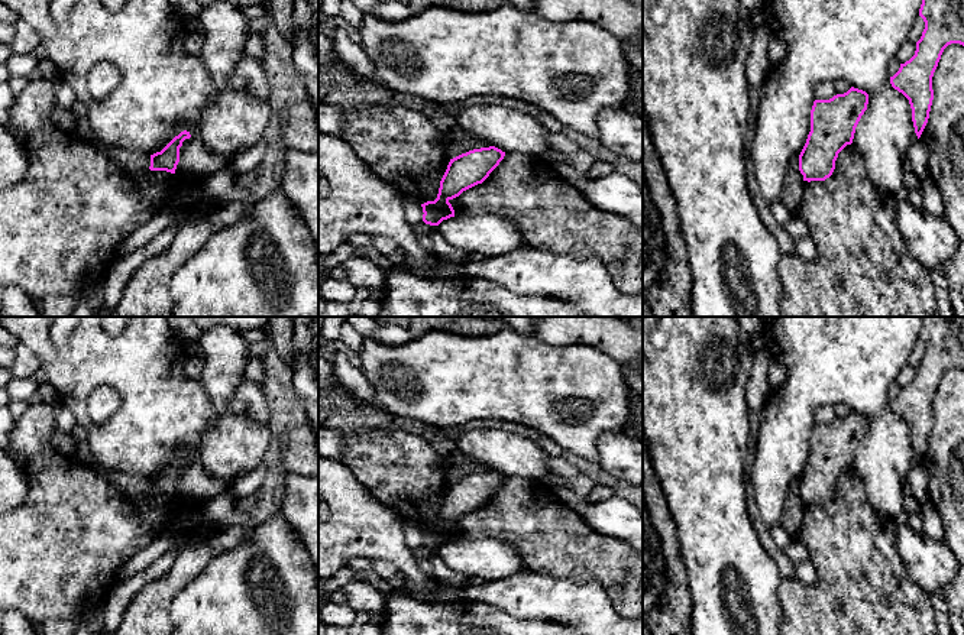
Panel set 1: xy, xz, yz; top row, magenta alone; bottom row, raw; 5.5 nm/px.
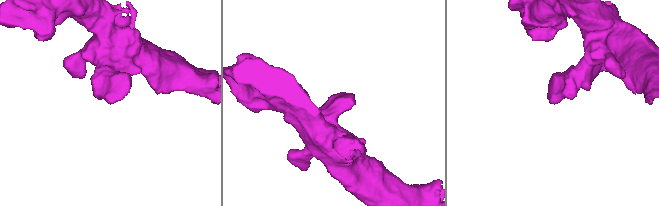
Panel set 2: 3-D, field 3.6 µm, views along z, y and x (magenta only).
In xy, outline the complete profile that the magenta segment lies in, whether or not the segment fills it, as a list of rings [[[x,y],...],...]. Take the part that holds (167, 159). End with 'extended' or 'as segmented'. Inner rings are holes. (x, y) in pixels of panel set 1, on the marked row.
[[[184,130],[175,136],[161,152],[151,155],[151,171],[166,171],[175,174],[179,162],[179,148],[185,139],[190,139],[190,132]]]; as segmented

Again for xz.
[[[495,146],[473,149],[450,159],[440,181],[437,198],[421,204],[423,221],[439,226],[443,220],[454,217],[450,200],[463,191],[482,184],[504,159],[505,152]]]; as segmented

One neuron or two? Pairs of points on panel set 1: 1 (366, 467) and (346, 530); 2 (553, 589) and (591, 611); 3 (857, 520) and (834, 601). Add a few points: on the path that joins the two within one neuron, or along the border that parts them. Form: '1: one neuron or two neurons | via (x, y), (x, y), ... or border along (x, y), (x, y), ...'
1: two neurons | border along (349, 469), (353, 478), (385, 506)
2: one neuron | via (562, 598), (566, 602), (582, 605)
3: one neuron | via (854, 540), (854, 580)

